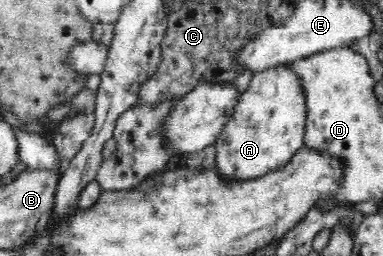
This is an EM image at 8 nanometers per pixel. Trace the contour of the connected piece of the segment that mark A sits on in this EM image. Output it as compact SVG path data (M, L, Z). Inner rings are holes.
M290 63L254 73L247 90L239 96L231 121L216 140L216 168L227 179L252 179L281 168L304 145L307 128L307 95L301 75Z

